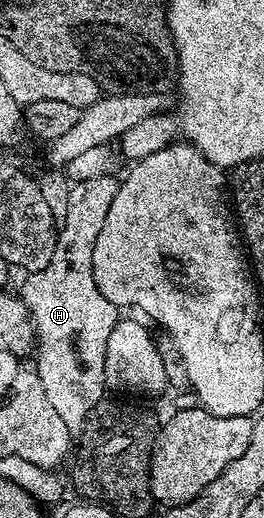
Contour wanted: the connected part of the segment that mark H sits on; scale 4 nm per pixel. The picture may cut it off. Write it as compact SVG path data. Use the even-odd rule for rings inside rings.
M114 175L97 177L96 179L84 179L75 181L69 187L70 194L66 197L66 218L61 218L58 229L58 242L52 251L52 259L48 267L44 267L35 273L25 274L26 282L22 285L20 299L30 316L30 322L34 325L36 338L36 353L38 349L38 366L36 372L40 383L44 387L44 395L48 395L48 401L57 406L60 419L64 419L64 427L70 429L71 434L77 435L82 431L82 425L88 419L93 404L97 401L103 380L103 349L108 343L108 335L112 335L112 327L120 319L119 306L113 305L96 287L96 279L90 281L92 261L86 261L86 257L92 257L92 251L96 247L96 235L100 235L100 227L104 227L104 218L108 215L106 210L106 189L110 189L110 197L116 199L120 181Z

